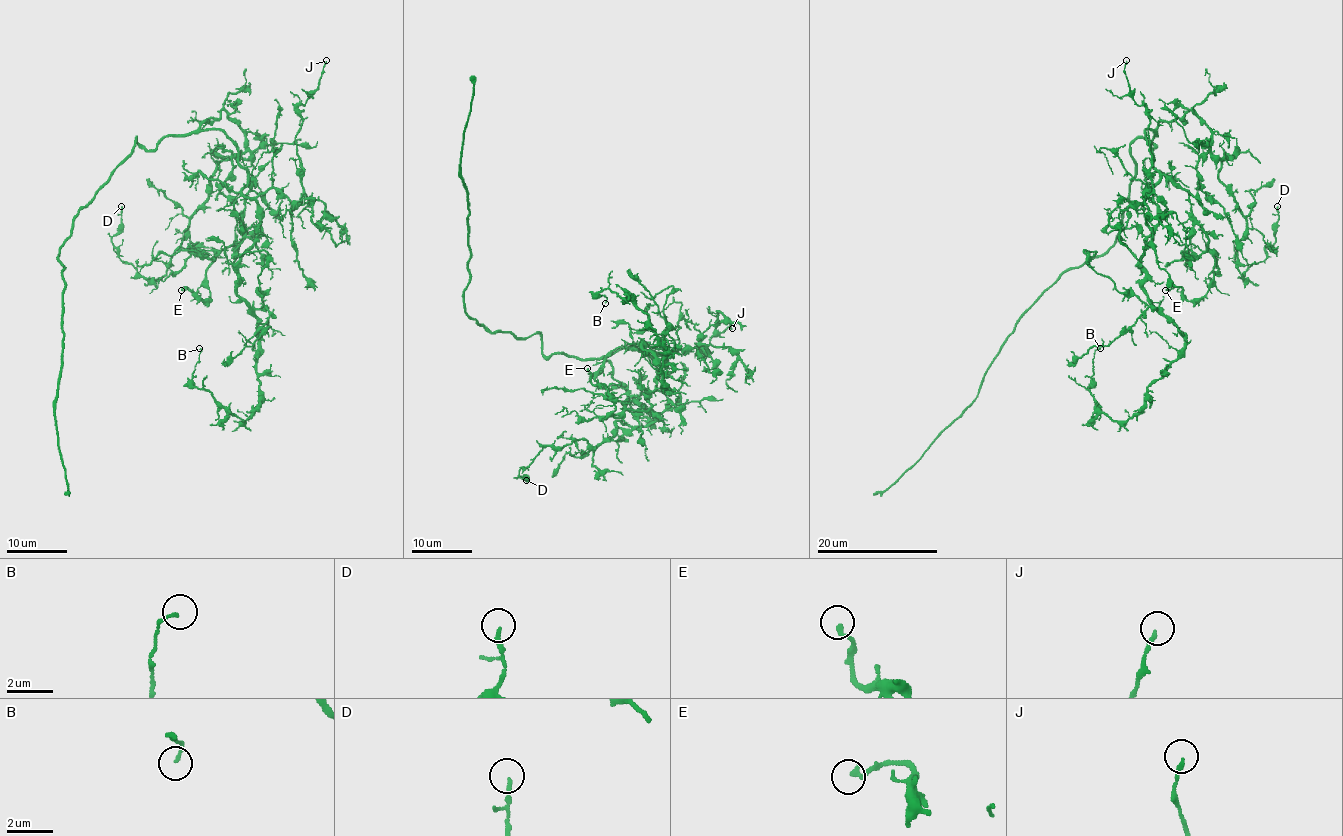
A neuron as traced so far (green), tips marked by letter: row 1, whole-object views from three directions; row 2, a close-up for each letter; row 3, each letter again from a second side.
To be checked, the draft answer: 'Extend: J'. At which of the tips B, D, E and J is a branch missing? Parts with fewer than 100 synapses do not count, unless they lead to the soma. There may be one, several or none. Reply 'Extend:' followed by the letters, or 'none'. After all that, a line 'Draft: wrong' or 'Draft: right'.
Extend: none
Draft: wrong

